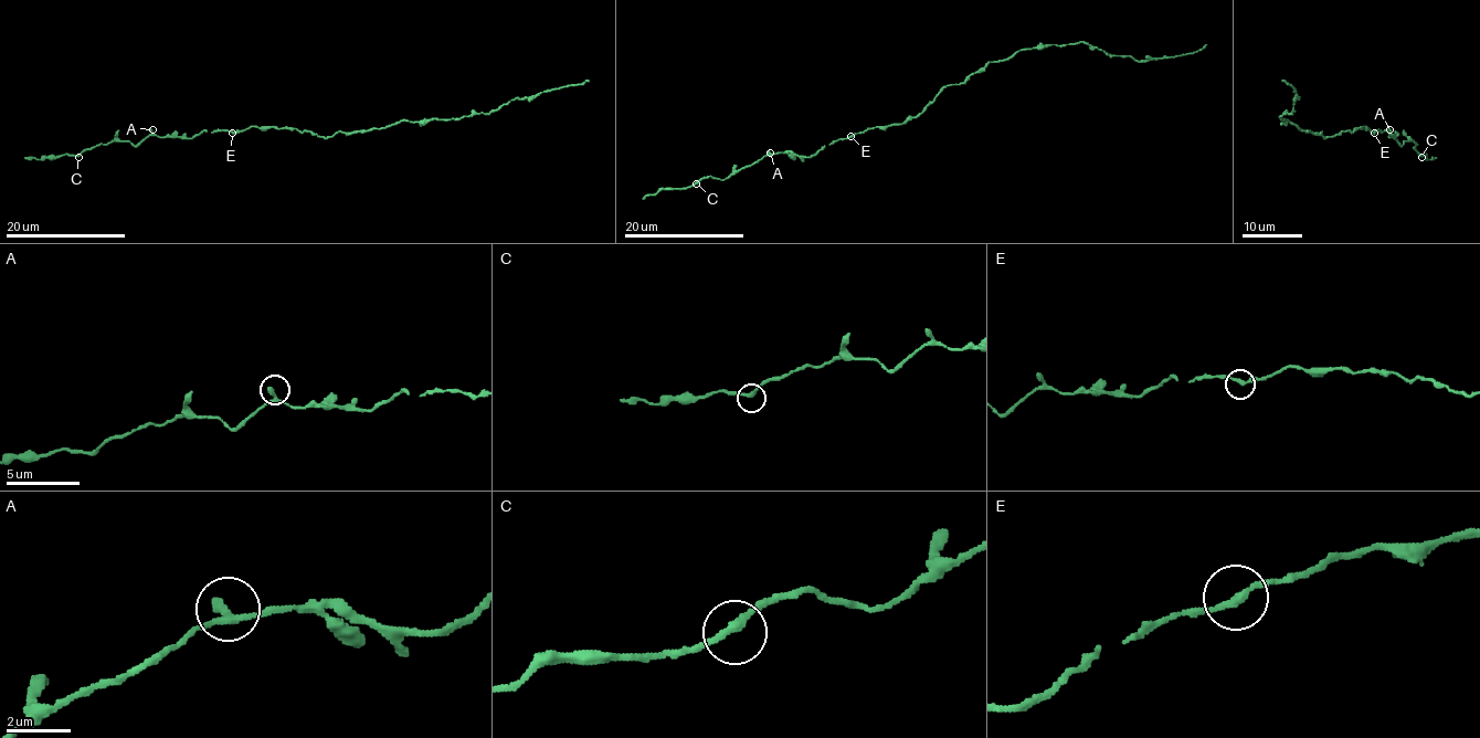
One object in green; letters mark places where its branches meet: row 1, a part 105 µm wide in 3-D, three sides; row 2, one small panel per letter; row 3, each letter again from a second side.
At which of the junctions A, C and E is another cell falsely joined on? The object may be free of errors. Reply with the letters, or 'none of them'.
none of them

